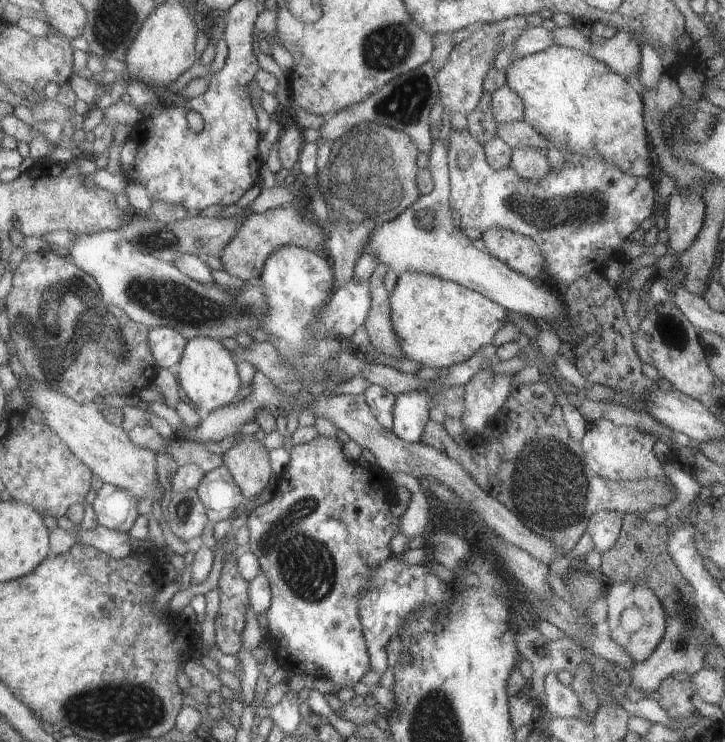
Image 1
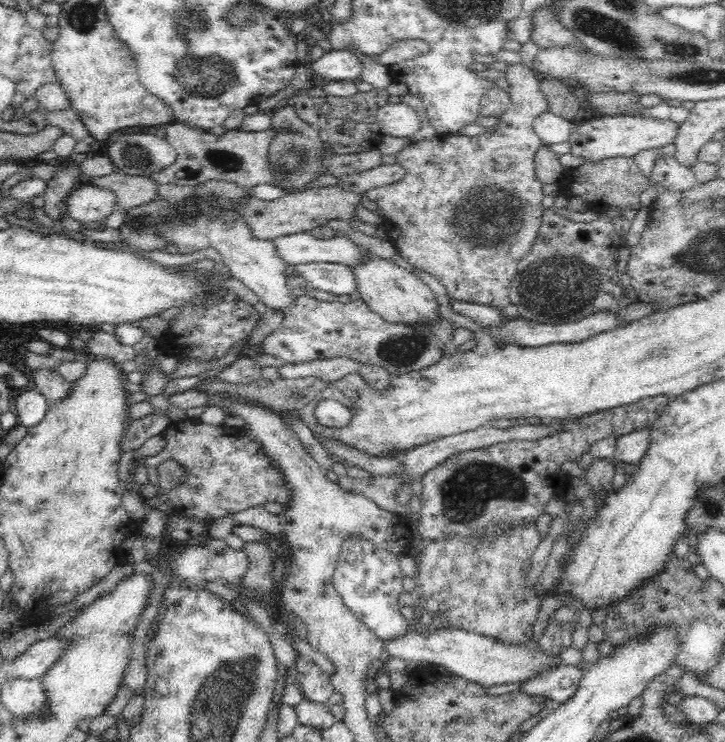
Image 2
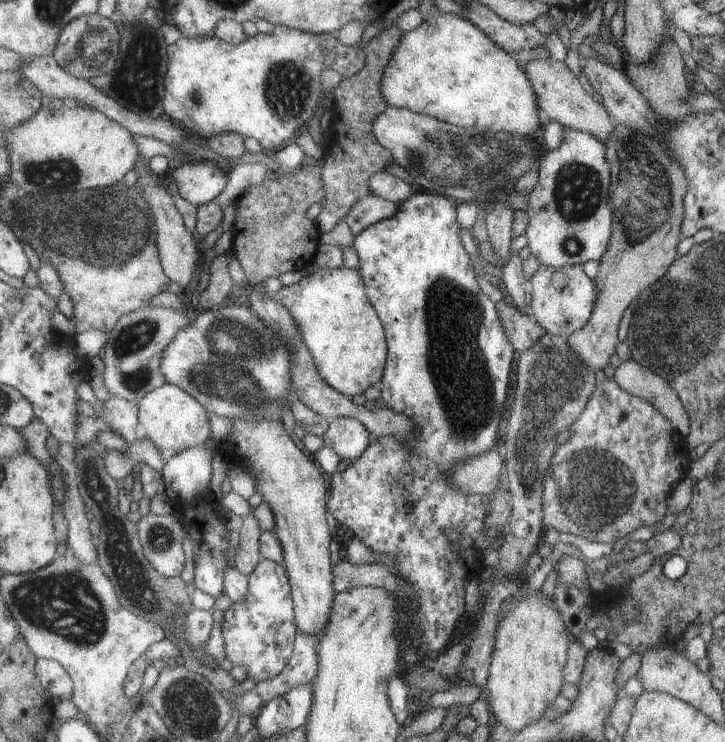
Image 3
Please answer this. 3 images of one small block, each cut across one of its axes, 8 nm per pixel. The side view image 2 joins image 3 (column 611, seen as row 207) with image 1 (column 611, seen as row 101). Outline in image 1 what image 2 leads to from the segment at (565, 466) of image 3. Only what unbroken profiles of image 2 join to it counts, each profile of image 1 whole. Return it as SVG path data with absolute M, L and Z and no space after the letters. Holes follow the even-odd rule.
M598 511L591 514L586 532L599 554L608 550L617 540L622 526L622 514L616 511Z

